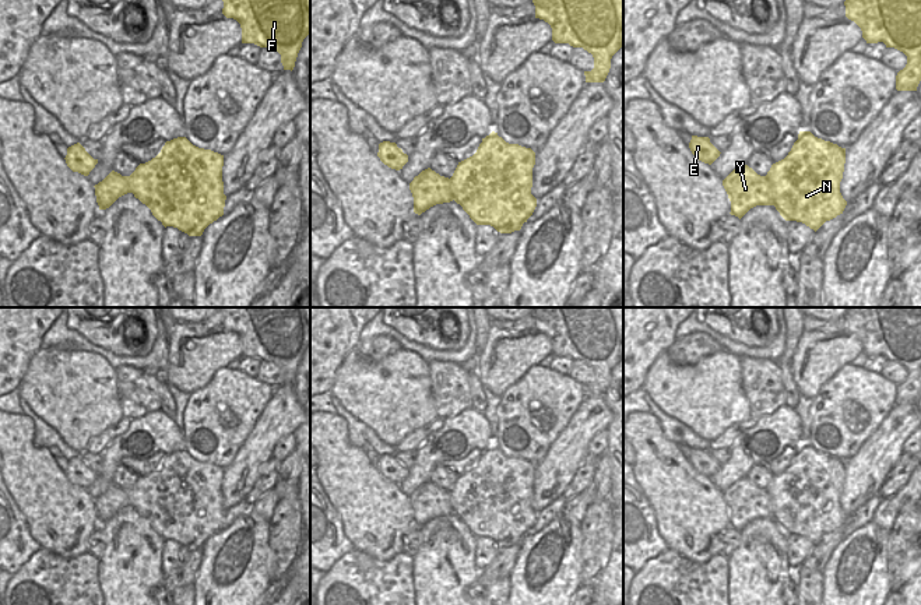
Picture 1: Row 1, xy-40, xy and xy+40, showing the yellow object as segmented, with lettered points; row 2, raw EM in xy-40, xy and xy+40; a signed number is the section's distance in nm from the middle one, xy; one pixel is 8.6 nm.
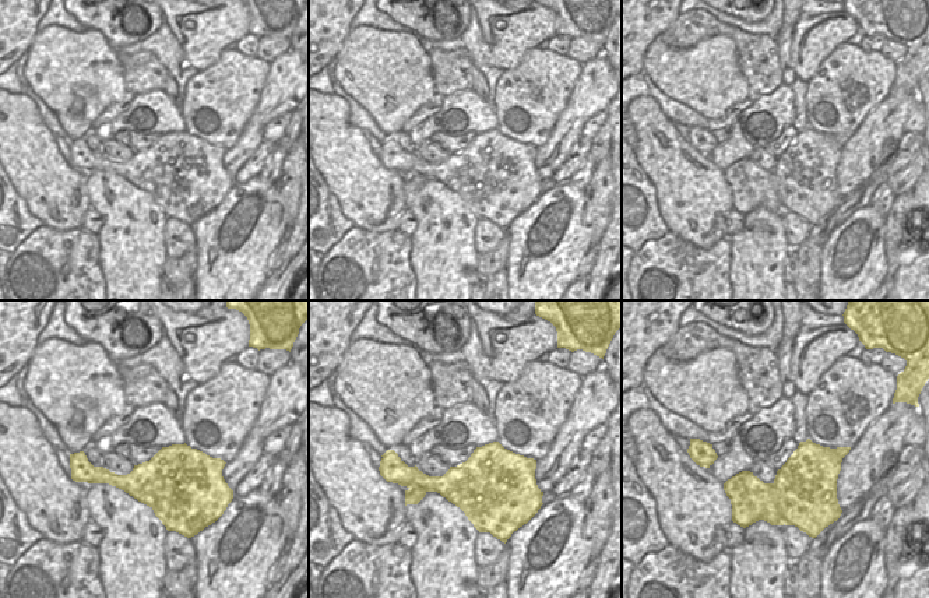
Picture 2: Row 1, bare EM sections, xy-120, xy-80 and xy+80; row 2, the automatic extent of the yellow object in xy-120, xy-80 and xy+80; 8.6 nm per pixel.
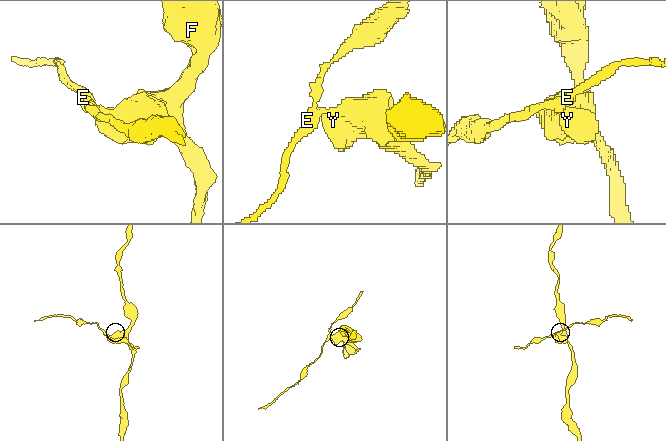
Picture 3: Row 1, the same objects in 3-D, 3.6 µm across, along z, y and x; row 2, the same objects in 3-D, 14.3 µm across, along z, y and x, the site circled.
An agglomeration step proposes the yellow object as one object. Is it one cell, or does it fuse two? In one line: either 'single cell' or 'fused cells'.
fused cells

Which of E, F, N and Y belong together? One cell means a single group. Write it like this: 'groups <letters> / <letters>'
groups E F N / Y

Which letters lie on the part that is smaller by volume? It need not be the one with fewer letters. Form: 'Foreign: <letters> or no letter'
Foreign: Y.

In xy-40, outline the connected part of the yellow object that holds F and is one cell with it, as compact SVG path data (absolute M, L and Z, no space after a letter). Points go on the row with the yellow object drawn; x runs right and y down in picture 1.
M222 0L222 14L233 18L242 28L242 43L254 43L281 54L284 70L293 70L303 39L310 34L310 0Z

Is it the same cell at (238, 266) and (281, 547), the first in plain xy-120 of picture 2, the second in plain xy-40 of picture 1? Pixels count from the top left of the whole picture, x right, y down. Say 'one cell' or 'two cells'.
two cells

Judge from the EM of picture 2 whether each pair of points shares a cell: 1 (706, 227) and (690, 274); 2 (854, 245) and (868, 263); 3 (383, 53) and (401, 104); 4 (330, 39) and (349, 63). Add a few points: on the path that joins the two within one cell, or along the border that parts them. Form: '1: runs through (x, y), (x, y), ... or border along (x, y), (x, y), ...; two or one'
1: border along (669, 232), (700, 248), (711, 248), (724, 238); two
2: runs through (855, 249), (864, 259); one
3: runs through (383, 66), (391, 77), (391, 91); one
4: border along (351, 30), (334, 57); two

